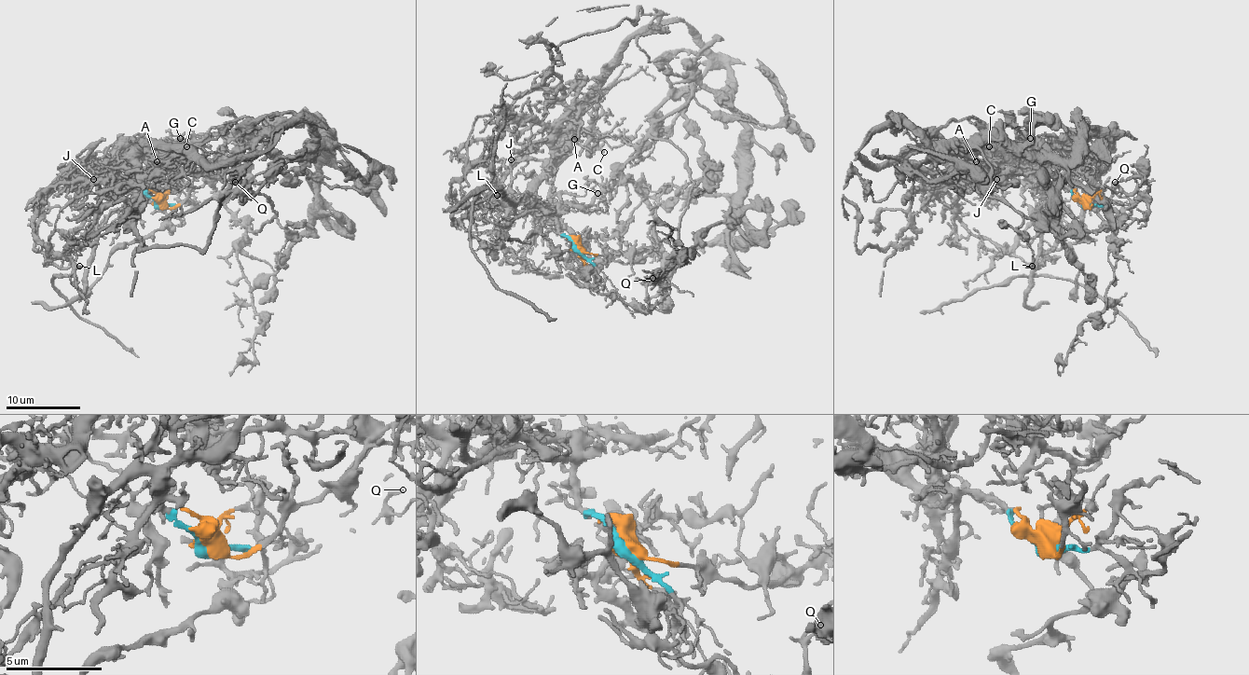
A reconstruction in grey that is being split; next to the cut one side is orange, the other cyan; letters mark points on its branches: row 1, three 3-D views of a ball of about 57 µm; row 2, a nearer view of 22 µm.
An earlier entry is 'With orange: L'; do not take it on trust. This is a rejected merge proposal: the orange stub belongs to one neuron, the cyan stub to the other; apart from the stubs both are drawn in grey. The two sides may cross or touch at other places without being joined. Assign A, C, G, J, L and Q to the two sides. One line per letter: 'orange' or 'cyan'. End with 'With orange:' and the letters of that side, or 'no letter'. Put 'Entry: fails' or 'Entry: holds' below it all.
A: cyan
C: cyan
G: cyan
J: cyan
L: cyan
Q: orange
With orange: Q
Entry: fails

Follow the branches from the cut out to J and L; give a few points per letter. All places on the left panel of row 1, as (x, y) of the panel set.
J: (158, 204), (142, 189), (136, 176), (117, 180), (117, 171), (127, 159), (114, 159), (93, 180)
L: (158, 204), (136, 176), (117, 182), (89, 172), (73, 189), (58, 185), (35, 245), (63, 268), (80, 266)

